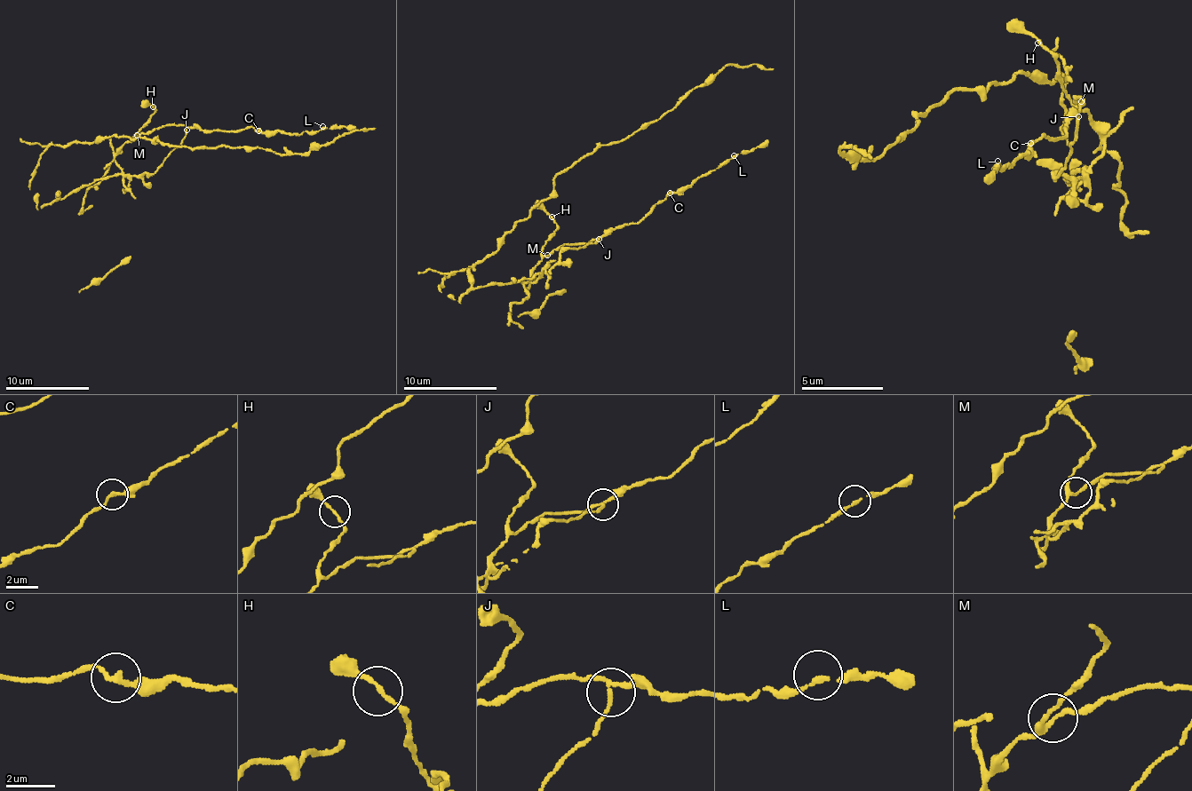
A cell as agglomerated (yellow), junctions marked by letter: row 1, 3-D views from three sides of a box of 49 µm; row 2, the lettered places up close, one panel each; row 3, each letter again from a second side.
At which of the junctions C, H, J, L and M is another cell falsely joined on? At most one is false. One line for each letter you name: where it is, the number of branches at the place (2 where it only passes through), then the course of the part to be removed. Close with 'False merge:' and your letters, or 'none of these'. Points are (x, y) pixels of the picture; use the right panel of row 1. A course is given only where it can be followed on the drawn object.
J: at (1078, 116); 3 branches meet; foreign part runs (1079, 115), (1054, 176), (1089, 170), (1078, 185), (1066, 70), (947, 95), (856, 163), (841, 149), (872, 158)
False merge: J

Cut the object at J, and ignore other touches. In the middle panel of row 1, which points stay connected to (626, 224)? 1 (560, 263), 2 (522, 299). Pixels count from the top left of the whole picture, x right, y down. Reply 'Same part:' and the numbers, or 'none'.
Same part: 2

